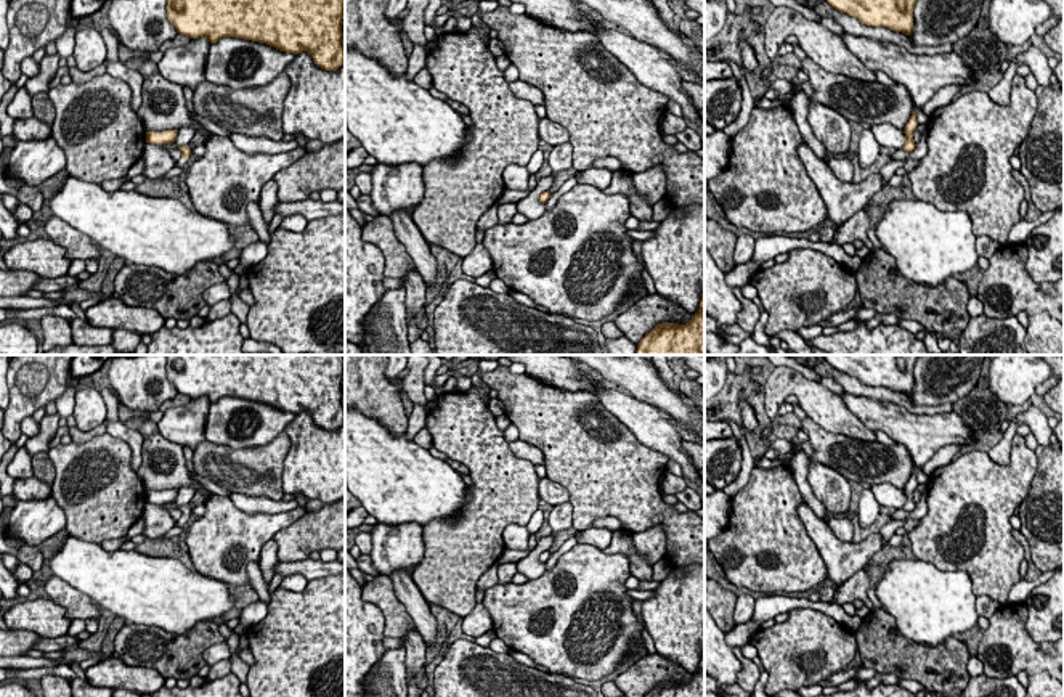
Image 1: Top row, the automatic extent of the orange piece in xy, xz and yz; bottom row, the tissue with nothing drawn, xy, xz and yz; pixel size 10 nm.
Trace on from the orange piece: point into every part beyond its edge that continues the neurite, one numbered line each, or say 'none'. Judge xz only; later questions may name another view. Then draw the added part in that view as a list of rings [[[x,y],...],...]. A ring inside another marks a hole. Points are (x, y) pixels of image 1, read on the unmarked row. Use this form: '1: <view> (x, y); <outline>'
none

